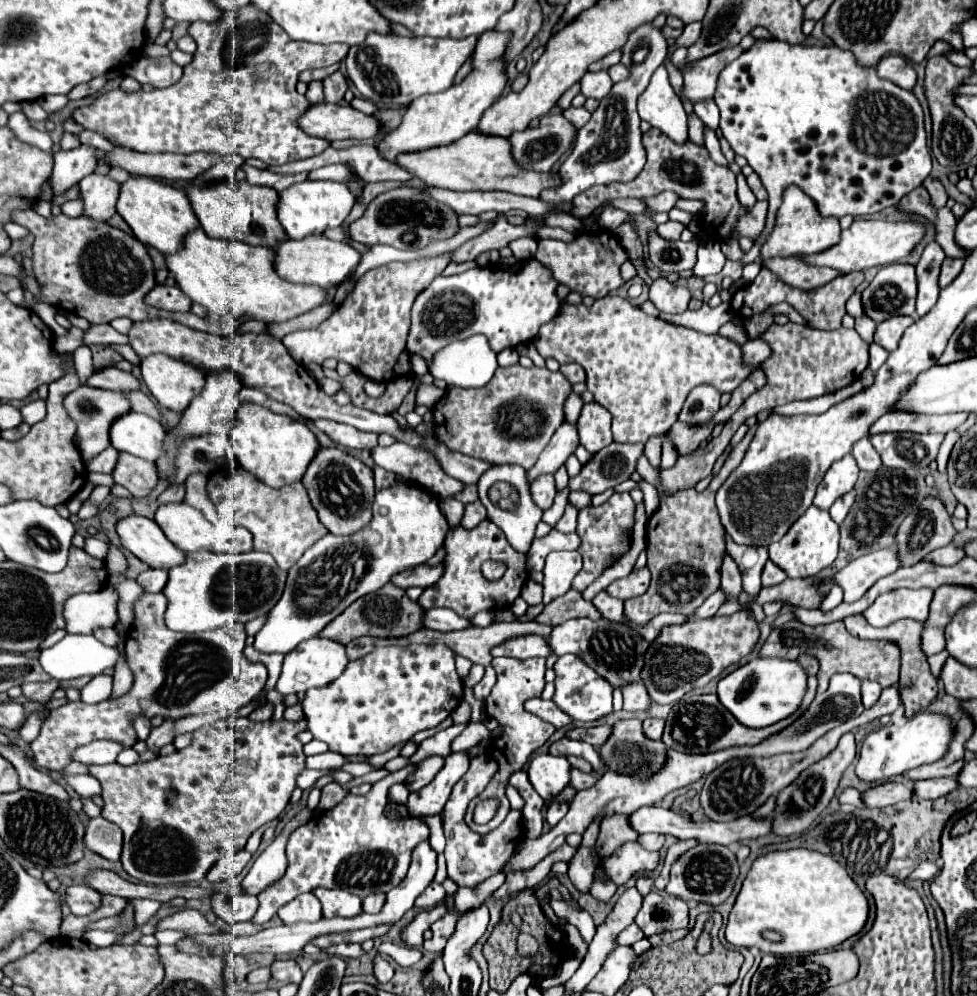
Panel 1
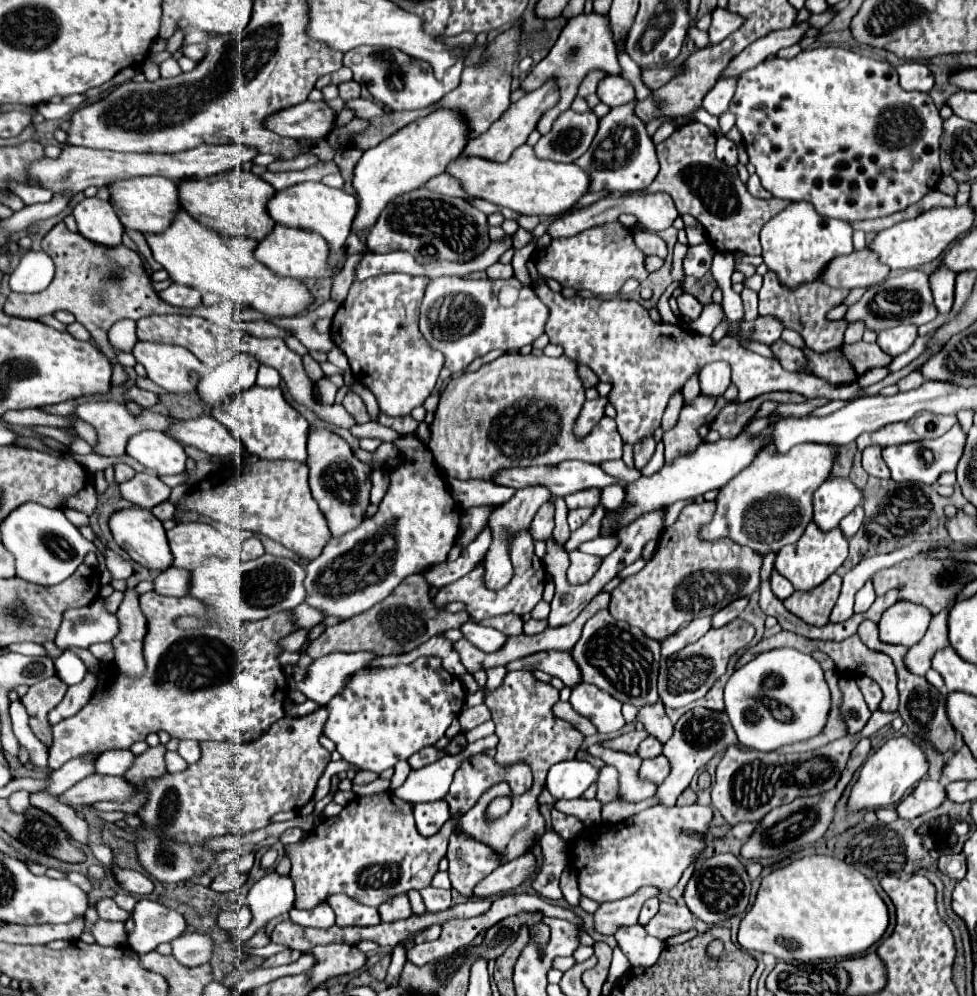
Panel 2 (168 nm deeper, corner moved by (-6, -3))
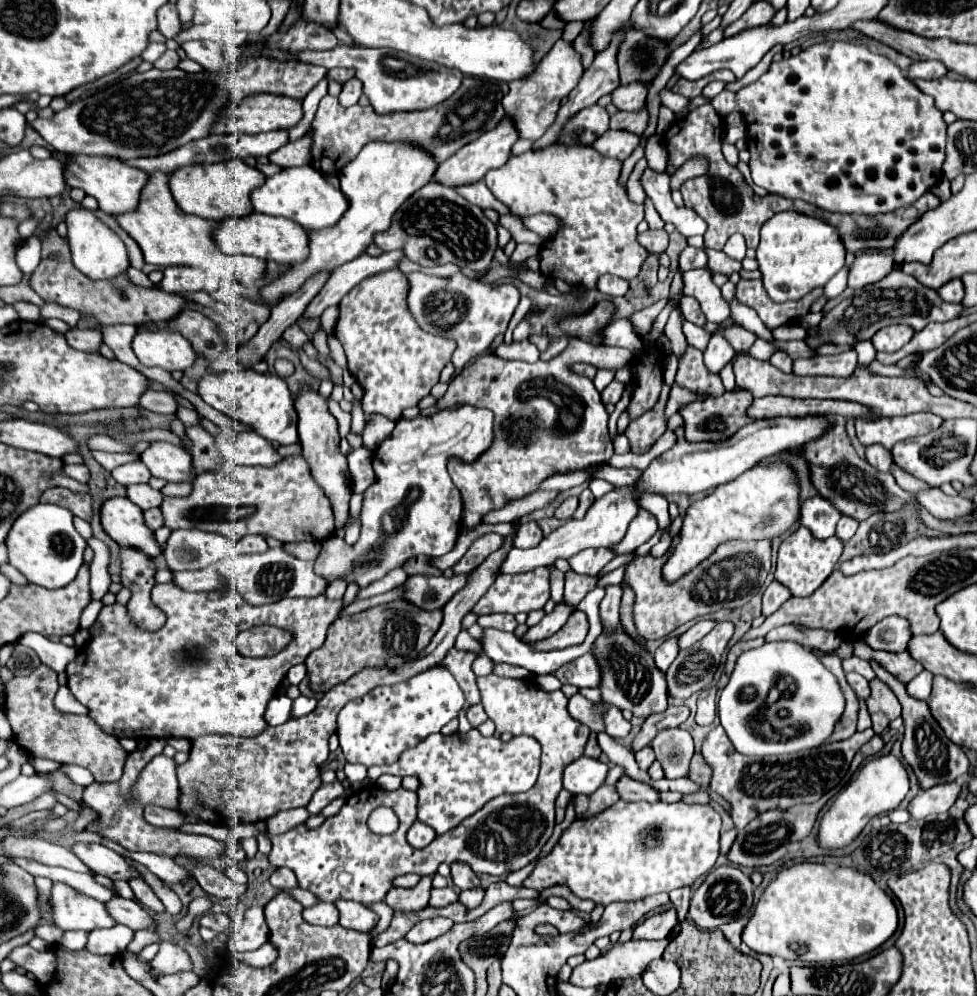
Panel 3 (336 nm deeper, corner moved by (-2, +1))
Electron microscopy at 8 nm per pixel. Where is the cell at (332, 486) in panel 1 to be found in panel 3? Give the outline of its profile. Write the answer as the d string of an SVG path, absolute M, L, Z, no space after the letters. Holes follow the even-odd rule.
M303 389L299 397L295 399L295 409L299 415L299 443L303 449L303 459L307 461L311 469L311 477L315 483L323 489L327 495L333 515L335 515L335 531L341 531L347 521L349 521L349 499L351 499L351 479L349 479L349 467L347 467L347 457L339 451L339 431L337 431L337 421L335 417L327 411L325 399L311 389Z

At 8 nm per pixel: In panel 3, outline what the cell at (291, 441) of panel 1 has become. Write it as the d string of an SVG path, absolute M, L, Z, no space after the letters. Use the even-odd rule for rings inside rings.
M237 369L219 375L205 375L199 381L201 399L213 409L229 415L231 419L251 427L257 435L273 445L293 445L299 443L297 435L297 411L295 399L289 393L285 381L271 373L255 373L253 369Z

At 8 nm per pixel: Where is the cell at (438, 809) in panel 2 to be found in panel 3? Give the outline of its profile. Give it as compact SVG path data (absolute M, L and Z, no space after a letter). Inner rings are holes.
M417 819L417 821L411 825L411 829L407 831L407 841L409 841L413 847L417 847L417 849L429 845L433 839L435 839L433 827L427 827L427 825L425 825L423 821L419 821L419 819Z

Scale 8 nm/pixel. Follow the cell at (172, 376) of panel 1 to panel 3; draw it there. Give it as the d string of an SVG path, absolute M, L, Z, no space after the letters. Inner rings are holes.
M141 331L133 339L133 351L141 365L161 367L169 373L183 372L197 359L189 341L173 331Z

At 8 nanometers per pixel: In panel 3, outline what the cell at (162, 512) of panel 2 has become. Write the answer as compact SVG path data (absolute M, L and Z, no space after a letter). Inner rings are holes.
M153 507L153 509L147 509L145 511L145 523L149 529L157 531L161 525L163 525L163 513L159 507Z

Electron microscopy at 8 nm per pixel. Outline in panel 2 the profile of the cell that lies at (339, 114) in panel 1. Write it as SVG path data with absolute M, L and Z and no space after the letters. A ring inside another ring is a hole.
M303 101L295 107L287 107L283 111L277 111L275 115L269 115L263 125L267 125L269 131L275 131L281 137L321 139L327 137L327 133L335 125L335 113L325 101Z

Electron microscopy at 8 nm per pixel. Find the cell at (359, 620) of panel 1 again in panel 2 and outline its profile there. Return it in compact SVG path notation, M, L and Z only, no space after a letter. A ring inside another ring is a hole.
M409 575L387 599L383 599L375 607L351 619L345 619L333 627L327 627L325 633L309 645L307 655L311 659L319 659L329 653L357 653L357 651L369 651L375 655L401 655L427 643L433 635L439 635L447 629L459 629L463 623L469 621L469 614L466 611L451 613L437 609L431 601L423 601L429 597L429 589L431 587L427 579L423 579L423 575Z

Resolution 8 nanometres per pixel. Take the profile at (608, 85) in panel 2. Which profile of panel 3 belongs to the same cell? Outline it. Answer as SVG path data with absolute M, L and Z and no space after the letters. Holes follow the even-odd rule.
M627 83L627 85L619 85L613 93L613 105L617 109L623 111L637 111L639 107L643 107L647 97L647 87L643 83Z

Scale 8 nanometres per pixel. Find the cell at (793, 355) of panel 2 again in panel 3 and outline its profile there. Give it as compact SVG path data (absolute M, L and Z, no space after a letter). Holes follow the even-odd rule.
M845 351L839 355L827 357L809 357L809 359L793 359L795 375L831 375L831 377L847 377L857 367L857 353Z

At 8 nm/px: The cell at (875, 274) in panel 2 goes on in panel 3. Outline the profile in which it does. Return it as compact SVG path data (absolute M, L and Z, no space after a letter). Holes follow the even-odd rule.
M859 251L847 273L847 287L859 289L877 283L893 271L893 259L889 251Z

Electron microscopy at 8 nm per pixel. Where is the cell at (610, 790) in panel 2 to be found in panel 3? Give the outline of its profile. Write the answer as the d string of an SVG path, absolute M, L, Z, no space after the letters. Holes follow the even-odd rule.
M619 779L615 785L619 797L623 801L649 801L649 803L657 803L659 801L659 793L655 793L653 789L649 789L647 785L633 781L633 779Z

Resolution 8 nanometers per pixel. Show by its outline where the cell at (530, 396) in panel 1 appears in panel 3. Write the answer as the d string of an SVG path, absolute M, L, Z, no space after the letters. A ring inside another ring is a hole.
M571 339L569 345L549 361L525 363L525 361L505 361L495 355L481 355L471 365L467 365L459 375L455 375L449 383L449 389L443 397L437 399L437 409L449 409L453 405L475 405L487 407L495 415L493 427L493 443L487 451L483 451L473 463L461 463L461 459L449 459L447 469L455 487L465 497L463 503L463 523L473 527L481 523L481 517L491 509L503 507L509 499L519 499L537 489L537 485L555 475L569 469L585 469L589 465L605 463L613 455L613 443L607 431L605 407L599 399L599 391L595 391L593 381L575 373L571 369L573 363L589 363L597 369L618 370L627 365L631 359L631 351L623 347L591 347L591 343L583 343L581 339Z

